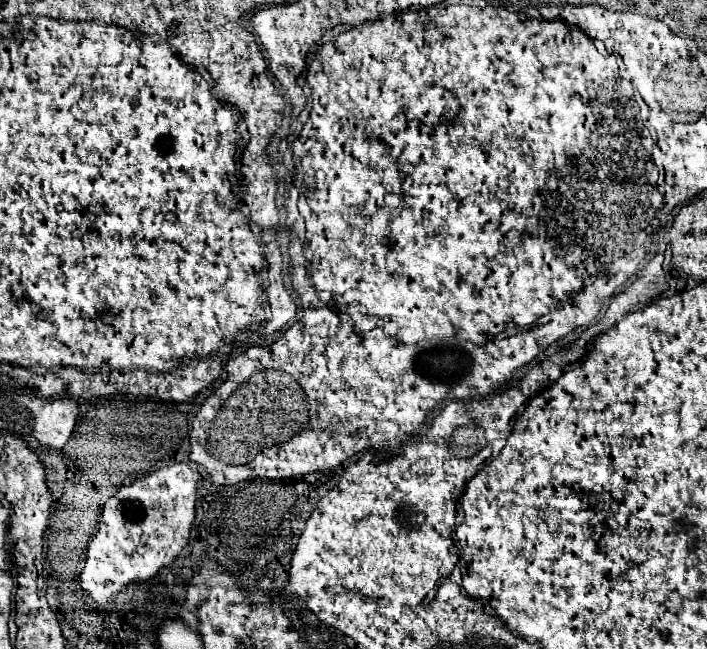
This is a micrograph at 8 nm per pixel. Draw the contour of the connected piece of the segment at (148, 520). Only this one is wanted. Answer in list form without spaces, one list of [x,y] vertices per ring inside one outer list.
[[[184,463],[146,473],[112,495],[102,509],[100,527],[88,547],[88,561],[80,575],[84,591],[98,603],[110,601],[130,583],[150,581],[186,547],[196,515],[196,483],[200,475]]]

